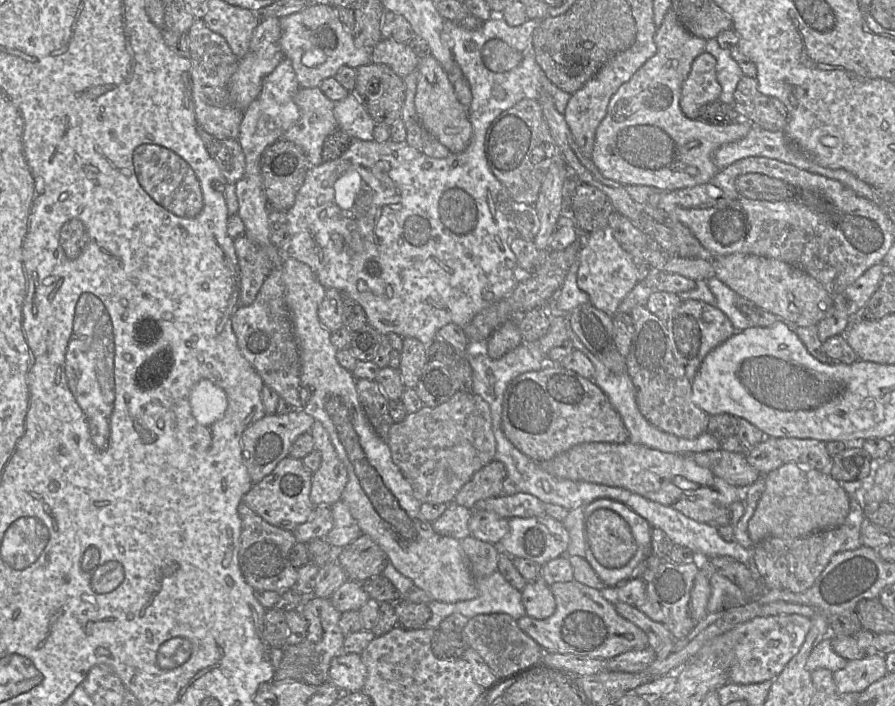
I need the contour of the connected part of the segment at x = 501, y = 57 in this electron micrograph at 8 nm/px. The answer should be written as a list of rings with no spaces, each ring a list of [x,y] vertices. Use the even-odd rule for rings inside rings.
[[[501,39],[488,40],[481,50],[484,65],[492,72],[507,72],[522,61],[522,53]]]

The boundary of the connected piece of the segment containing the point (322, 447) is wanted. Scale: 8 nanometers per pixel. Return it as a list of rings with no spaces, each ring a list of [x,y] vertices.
[[[315,420],[309,432],[314,440],[314,450],[321,454],[320,467],[312,474],[310,499],[315,506],[331,506],[341,500],[348,481],[347,470],[322,423]]]

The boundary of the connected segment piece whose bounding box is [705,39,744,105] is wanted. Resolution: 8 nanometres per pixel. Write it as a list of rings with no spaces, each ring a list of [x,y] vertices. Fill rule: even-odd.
[[[716,39],[706,40],[705,50],[716,60],[716,77],[722,88],[719,100],[732,105],[734,92],[744,74],[730,51],[723,49]]]

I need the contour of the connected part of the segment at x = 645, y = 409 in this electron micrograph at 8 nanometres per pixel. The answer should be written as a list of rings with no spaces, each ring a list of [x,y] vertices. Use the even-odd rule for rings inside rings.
[[[645,305],[636,306],[629,314],[634,322],[634,334],[626,365],[636,389],[639,411],[661,431],[686,439],[697,438],[707,431],[709,415],[692,401],[691,381],[670,349],[665,322]]]

